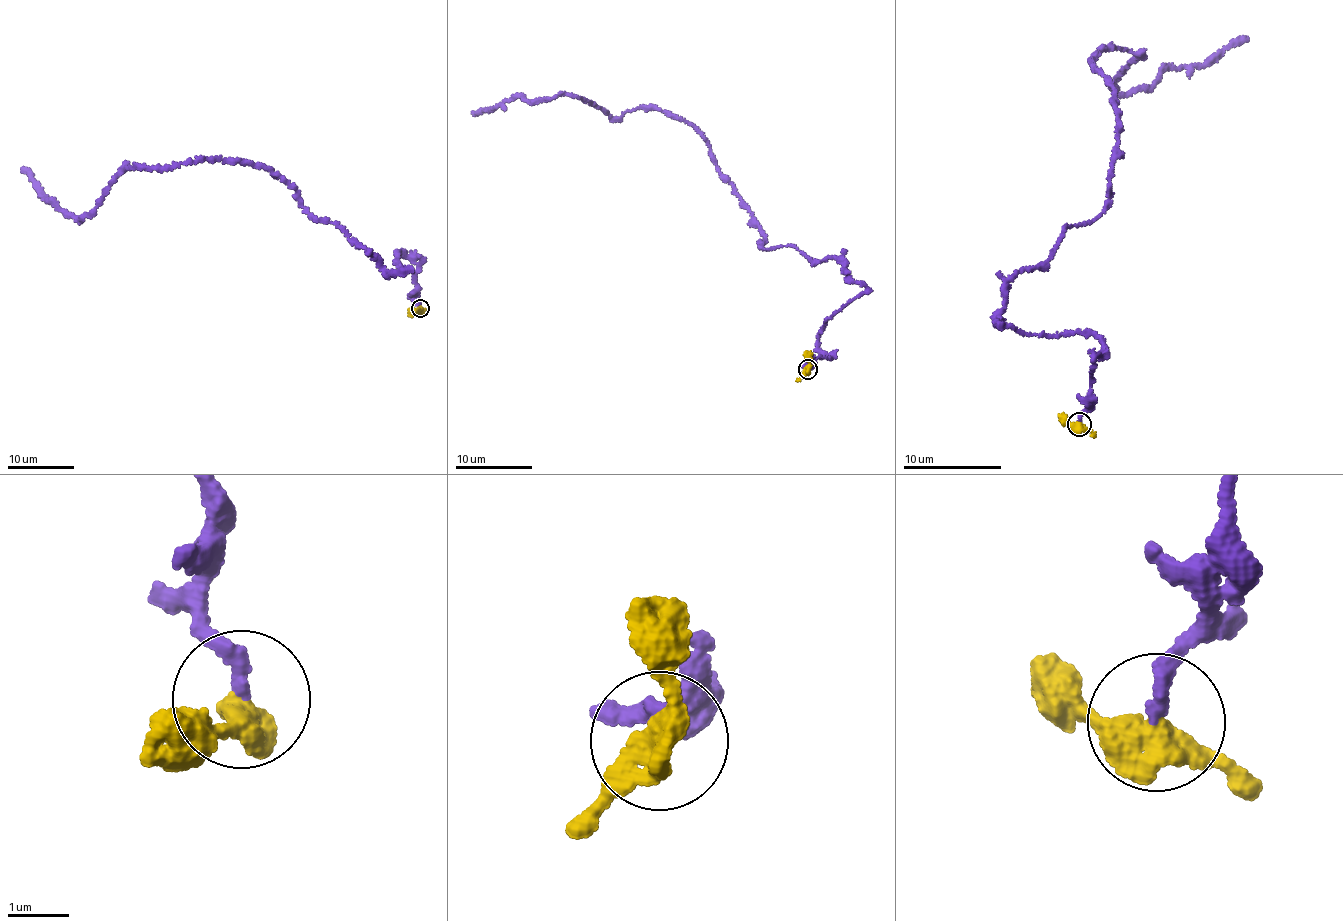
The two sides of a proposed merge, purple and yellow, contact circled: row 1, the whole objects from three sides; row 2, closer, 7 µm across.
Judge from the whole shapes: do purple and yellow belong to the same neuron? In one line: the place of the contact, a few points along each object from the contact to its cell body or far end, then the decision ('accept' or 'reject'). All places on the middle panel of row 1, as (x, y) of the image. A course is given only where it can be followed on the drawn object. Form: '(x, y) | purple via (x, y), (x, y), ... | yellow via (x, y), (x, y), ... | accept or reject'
(808, 369) | purple via (808, 369), (832, 356), (824, 323), (865, 287), (837, 258), (762, 246), (693, 126), (573, 95), (471, 112) | yellow via (808, 369), (810, 358), (806, 351) | accept

